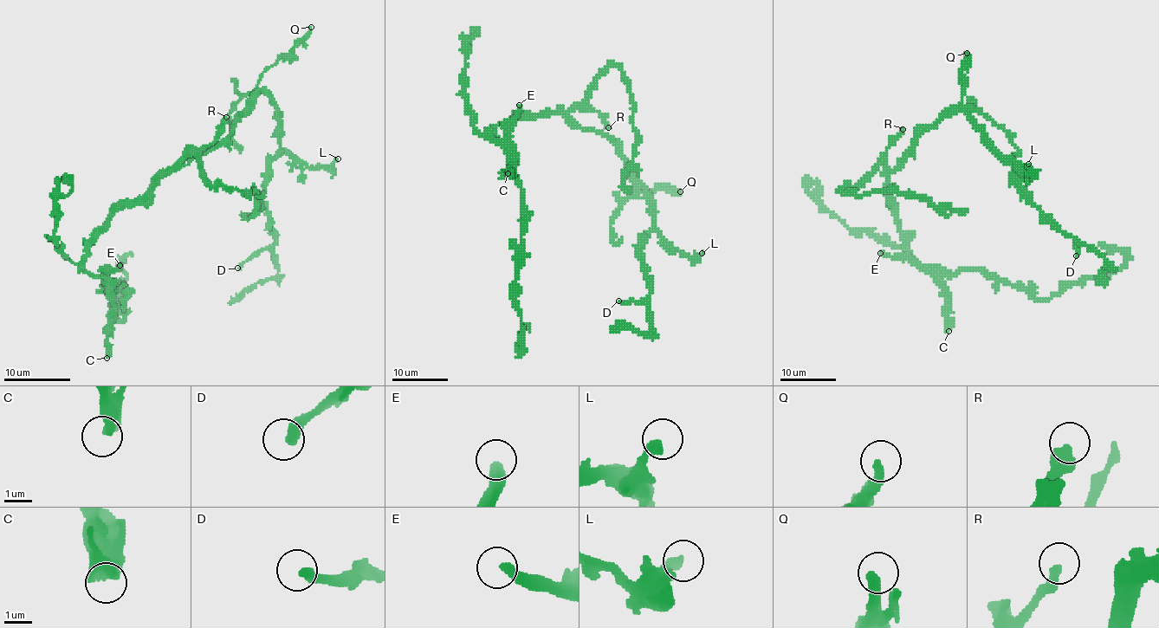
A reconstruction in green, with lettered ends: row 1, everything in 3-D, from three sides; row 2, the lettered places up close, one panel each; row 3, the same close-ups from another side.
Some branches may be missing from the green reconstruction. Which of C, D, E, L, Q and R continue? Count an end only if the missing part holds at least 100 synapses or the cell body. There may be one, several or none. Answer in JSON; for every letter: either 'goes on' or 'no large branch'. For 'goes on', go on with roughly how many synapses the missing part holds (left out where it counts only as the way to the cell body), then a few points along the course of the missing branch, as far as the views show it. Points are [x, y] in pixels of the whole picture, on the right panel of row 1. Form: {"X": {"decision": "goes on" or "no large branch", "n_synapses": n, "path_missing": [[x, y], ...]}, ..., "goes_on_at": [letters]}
{"C": {"decision": "no large branch"}, "D": {"decision": "no large branch"}, "E": {"decision": "goes on", "n_synapses": 190, "path_missing": [[880, 253], [810, 187], [792, 179], [788, 67], [805, 52], [793, 61], [819, 73], [841, 95]]}, "L": {"decision": "no large branch"}, "Q": {"decision": "no large branch"}, "R": {"decision": "no large branch"}, "goes_on_at": ["E"]}

